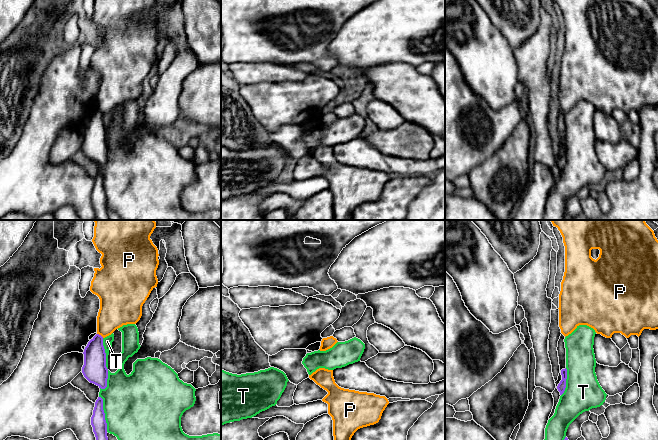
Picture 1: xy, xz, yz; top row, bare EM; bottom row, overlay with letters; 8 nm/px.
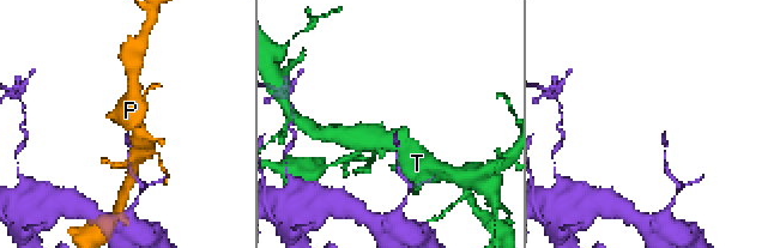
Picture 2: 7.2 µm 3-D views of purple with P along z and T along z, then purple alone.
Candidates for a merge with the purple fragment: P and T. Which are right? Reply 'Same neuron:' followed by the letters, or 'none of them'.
Same neuron: none of them

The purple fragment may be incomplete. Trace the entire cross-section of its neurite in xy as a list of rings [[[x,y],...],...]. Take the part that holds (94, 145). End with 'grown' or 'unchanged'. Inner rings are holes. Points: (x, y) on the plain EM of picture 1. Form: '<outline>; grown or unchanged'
[[[96,110],[84,125],[84,141],[82,149],[90,158],[101,165],[107,163],[108,145],[106,143],[106,129],[103,113]]]; unchanged

